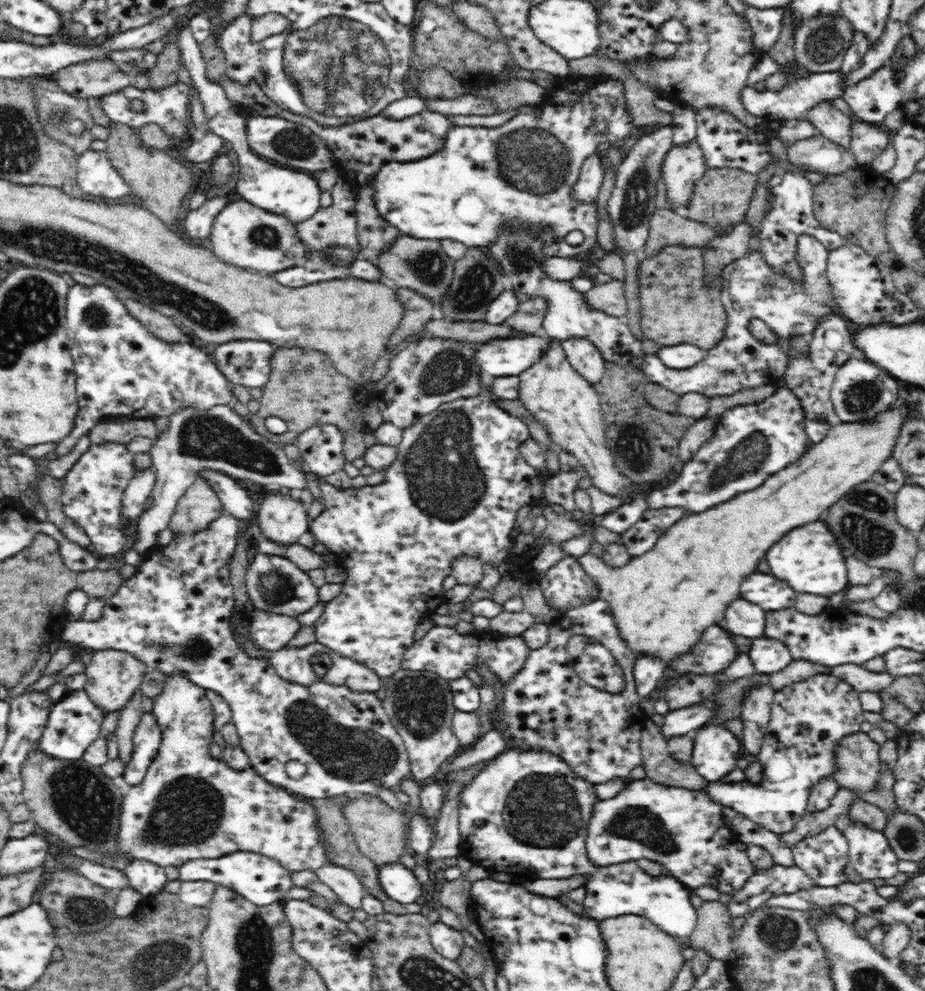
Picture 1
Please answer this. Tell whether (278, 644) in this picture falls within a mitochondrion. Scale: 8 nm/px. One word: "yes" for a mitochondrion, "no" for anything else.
no

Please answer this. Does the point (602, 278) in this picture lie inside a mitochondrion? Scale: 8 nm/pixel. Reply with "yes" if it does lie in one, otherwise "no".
no

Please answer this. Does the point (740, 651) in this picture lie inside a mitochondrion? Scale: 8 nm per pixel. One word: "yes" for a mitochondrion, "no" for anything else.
no

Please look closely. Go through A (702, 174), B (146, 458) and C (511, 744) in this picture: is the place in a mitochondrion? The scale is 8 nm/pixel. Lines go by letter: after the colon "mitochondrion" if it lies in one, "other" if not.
A: other
B: other
C: other

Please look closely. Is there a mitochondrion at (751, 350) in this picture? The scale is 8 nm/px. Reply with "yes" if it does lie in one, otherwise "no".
no

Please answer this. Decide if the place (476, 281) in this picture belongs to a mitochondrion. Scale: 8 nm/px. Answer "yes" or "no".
yes

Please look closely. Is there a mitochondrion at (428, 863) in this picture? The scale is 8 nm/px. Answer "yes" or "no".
no

